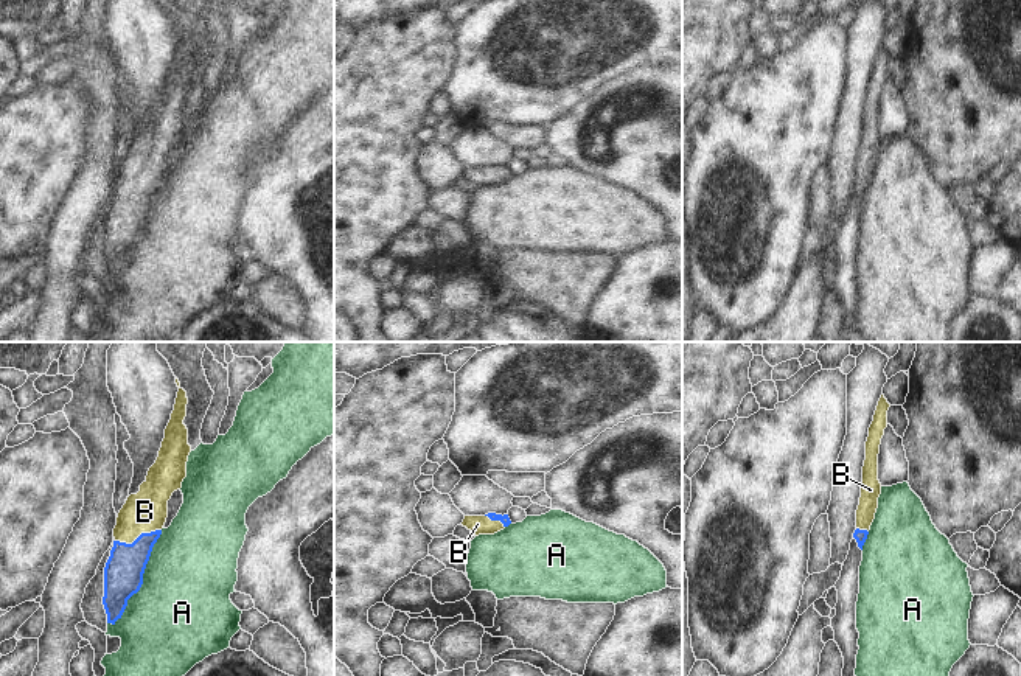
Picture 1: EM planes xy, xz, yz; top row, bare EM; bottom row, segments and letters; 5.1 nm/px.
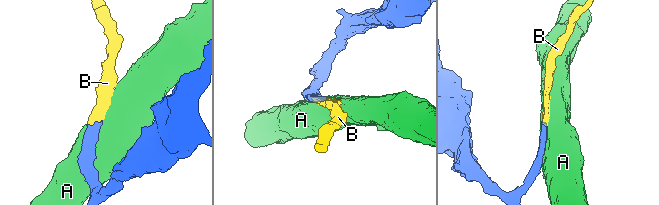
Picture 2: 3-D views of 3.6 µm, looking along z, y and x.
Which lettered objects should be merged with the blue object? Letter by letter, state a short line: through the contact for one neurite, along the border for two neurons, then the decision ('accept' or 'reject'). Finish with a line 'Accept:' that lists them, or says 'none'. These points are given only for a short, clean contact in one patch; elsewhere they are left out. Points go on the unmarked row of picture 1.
A: reject
B: xy (123, 226), (132, 196), (139, 188), (139, 174), (145, 163) | accept
Accept: B

